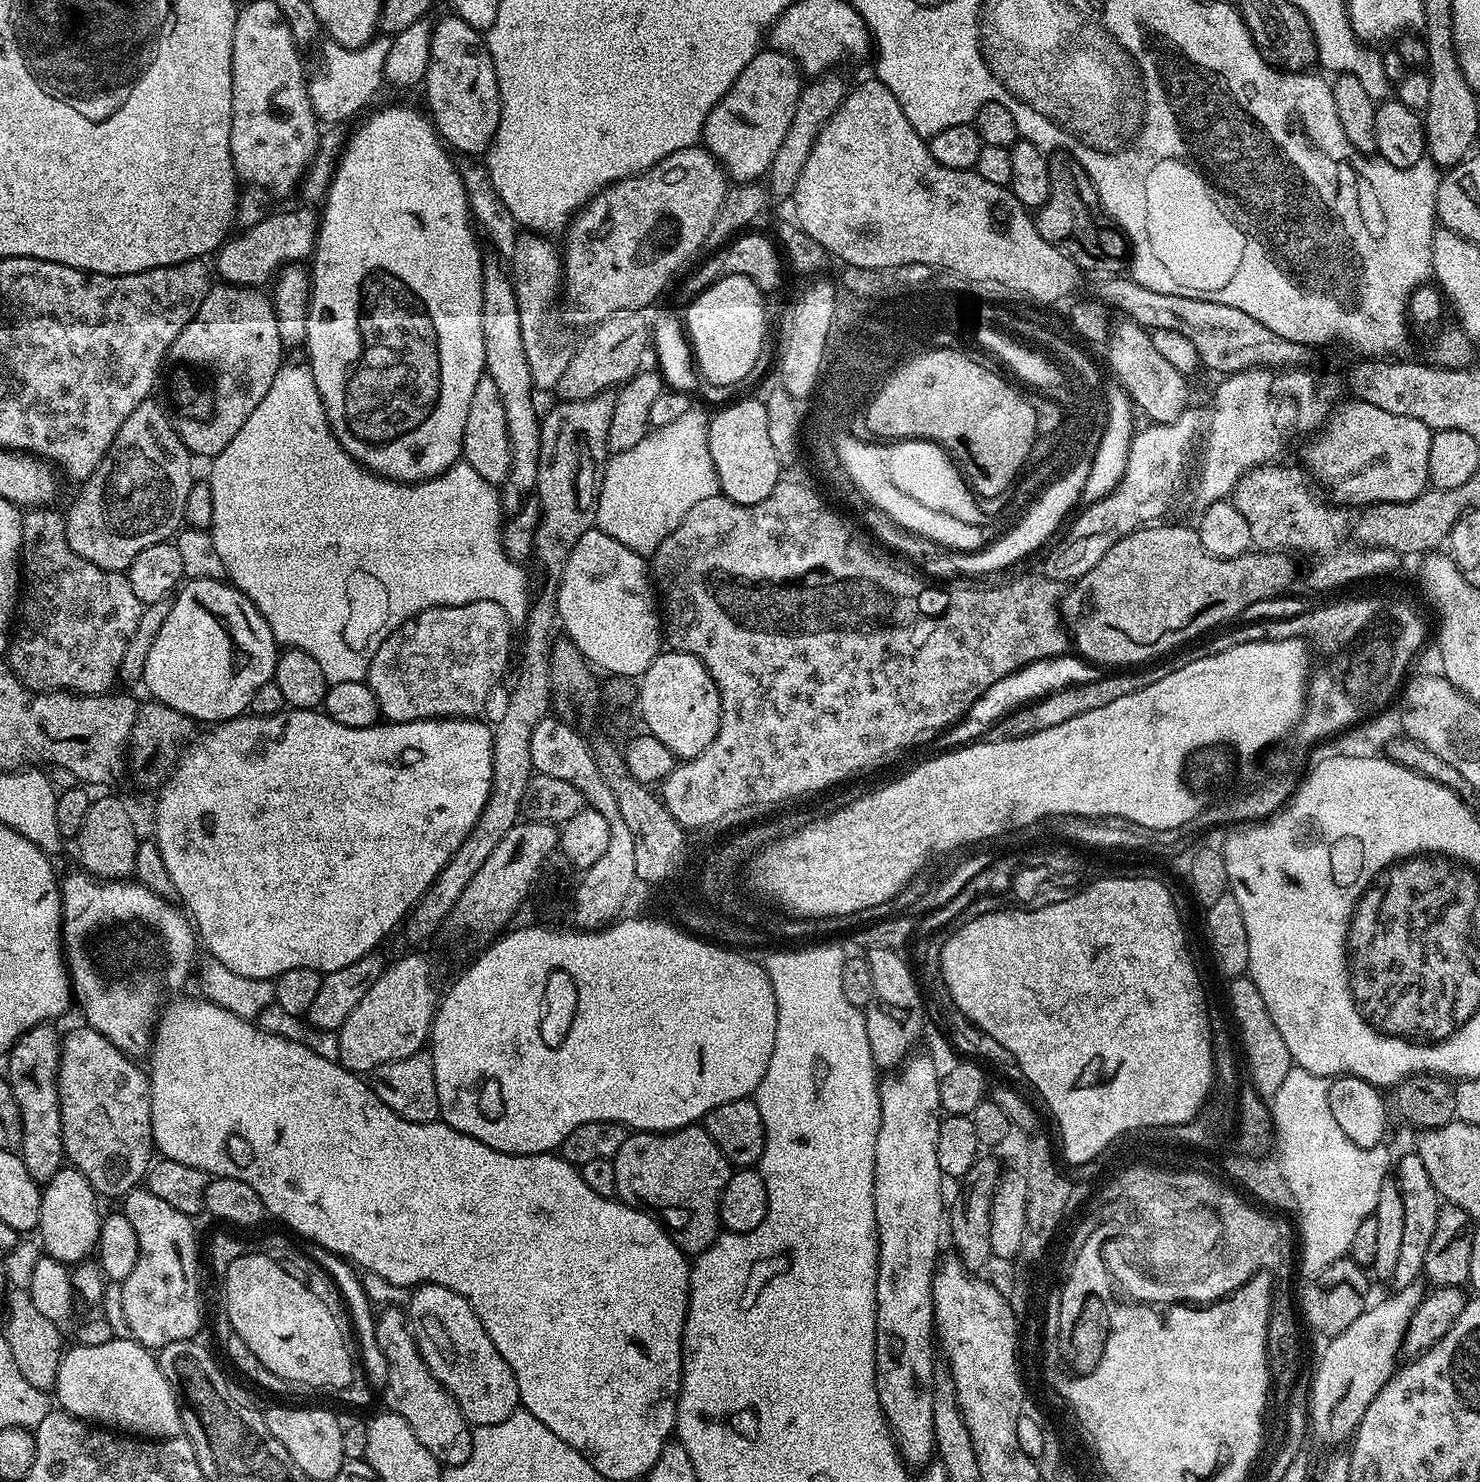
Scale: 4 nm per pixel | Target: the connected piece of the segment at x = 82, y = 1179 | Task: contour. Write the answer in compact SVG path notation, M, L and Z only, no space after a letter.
M71 1166L60 1168L58 1174L43 1185L38 1240L47 1255L63 1264L75 1266L95 1253L102 1219L102 1212L96 1209L96 1200L98 1193L90 1186L86 1174Z

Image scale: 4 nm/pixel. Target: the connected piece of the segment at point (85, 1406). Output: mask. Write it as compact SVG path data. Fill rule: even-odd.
M113 1342L106 1346L82 1346L77 1343L69 1347L64 1353L58 1368L58 1378L54 1389L56 1400L63 1411L85 1422L96 1426L107 1426L120 1434L127 1434L133 1438L151 1438L154 1440L170 1440L182 1432L182 1413L176 1404L176 1395L166 1382L166 1374L158 1366L155 1355L132 1356L138 1351L137 1345L132 1342L120 1344Z

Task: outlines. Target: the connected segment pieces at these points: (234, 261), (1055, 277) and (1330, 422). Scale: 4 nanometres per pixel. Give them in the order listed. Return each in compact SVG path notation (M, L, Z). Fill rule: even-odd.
M302 206L306 208L296 208L293 212L276 212L265 215L263 220L258 221L254 226L243 229L239 234L233 235L224 241L215 253L216 268L214 264L214 272L216 272L221 281L225 284L236 284L240 288L260 288L268 286L275 281L276 273L281 268L295 262L304 262L311 257L316 250L316 238L320 231L320 217L317 209L312 206Z
M875 78L864 80L860 85L853 87L844 101L838 106L838 110L822 126L818 138L814 142L814 150L810 150L810 158L806 158L806 166L802 166L802 178L798 178L798 186L794 193L796 200L795 223L800 225L814 242L818 242L824 247L825 252L836 256L840 260L845 260L845 265L854 268L889 268L890 266L906 266L907 264L926 264L933 270L939 268L953 268L960 276L965 276L968 280L989 280L992 284L1001 284L1004 288L1013 288L1016 292L1021 292L1024 296L1033 296L1040 304L1056 304L1063 296L1068 296L1076 288L1082 276L1081 269L1076 267L1069 256L1062 250L1058 250L1038 230L1033 213L1014 198L1011 188L994 186L994 182L986 182L974 170L963 172L942 166L933 158L932 151L928 149L928 140L920 136L910 126L910 118L902 114L902 106L898 106L898 98L890 94L890 90L882 81Z
M1355 398L1331 409L1326 423L1307 441L1303 467L1321 489L1332 491L1337 505L1401 504L1418 498L1429 487L1428 463L1433 431L1416 418L1398 417Z

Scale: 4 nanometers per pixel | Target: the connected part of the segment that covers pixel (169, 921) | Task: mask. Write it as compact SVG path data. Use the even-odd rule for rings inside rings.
M83 870L75 871L60 880L60 901L64 911L62 943L75 1003L80 1003L88 1019L85 1020L87 1027L110 1038L110 1042L126 1055L140 1058L143 1052L145 1055L149 1051L154 1040L161 1007L160 995L167 988L172 992L178 991L187 982L188 975L193 975L192 959L196 956L196 944L198 948L197 929L175 903L172 905L165 897L146 890L144 884L131 879L102 881Z

